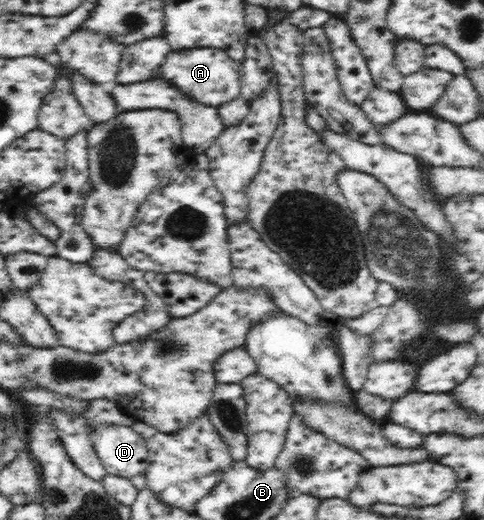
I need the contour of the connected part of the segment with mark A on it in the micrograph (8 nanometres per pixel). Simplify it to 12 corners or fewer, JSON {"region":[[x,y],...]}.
{"region":[[218,48],[171,51],[158,77],[205,106],[241,95],[242,63]]}

